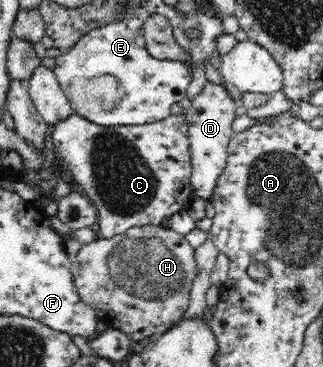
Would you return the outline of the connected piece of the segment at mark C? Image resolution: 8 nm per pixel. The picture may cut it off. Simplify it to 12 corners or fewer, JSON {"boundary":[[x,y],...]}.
{"boundary":[[184,114],[53,125],[99,238],[188,210]]}

